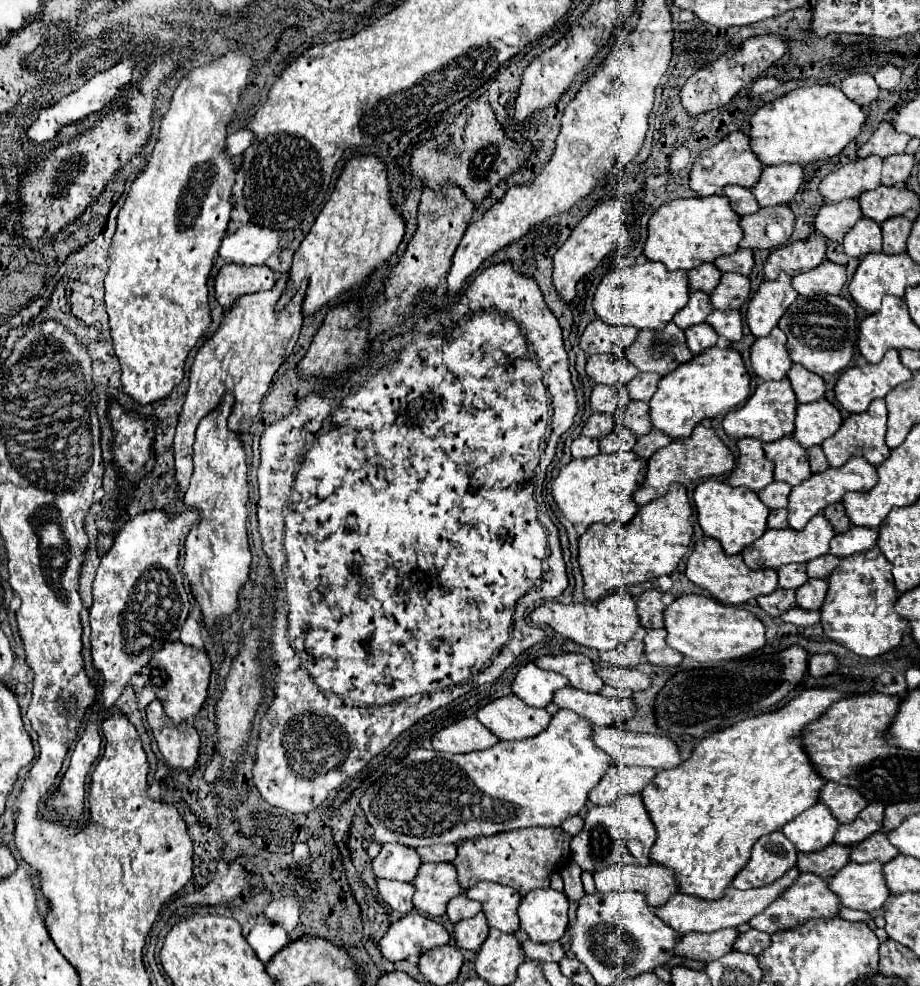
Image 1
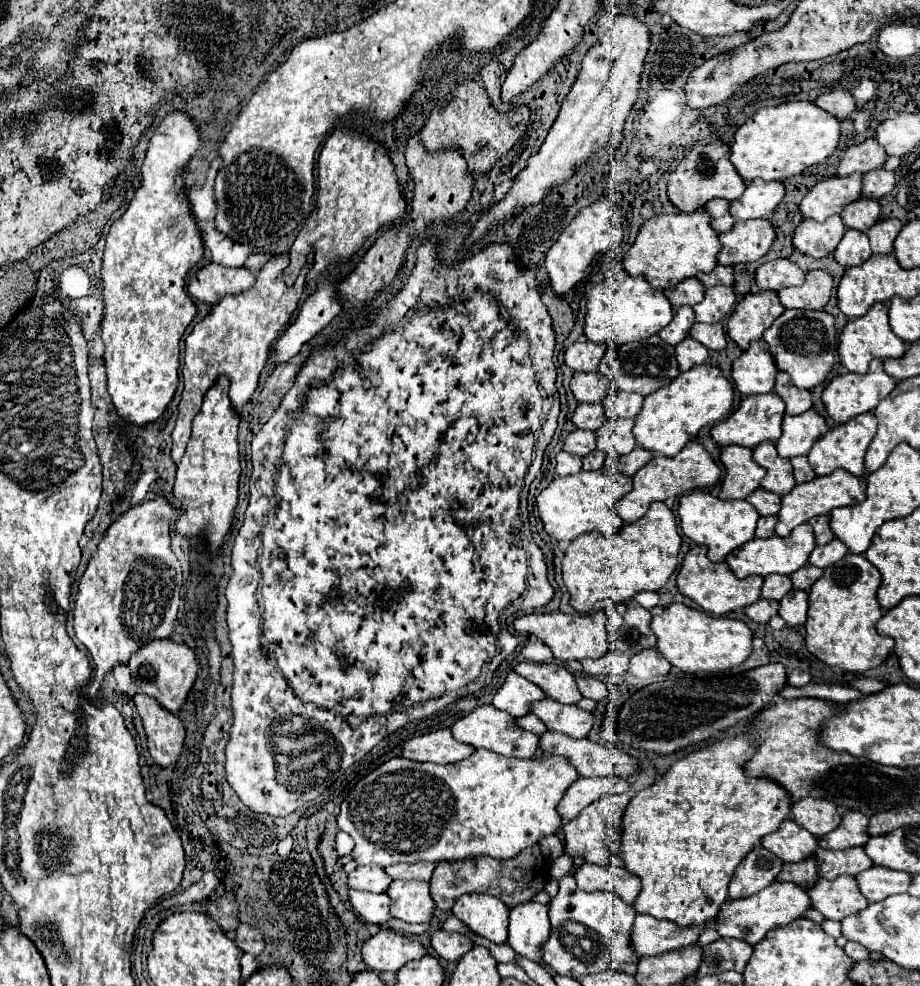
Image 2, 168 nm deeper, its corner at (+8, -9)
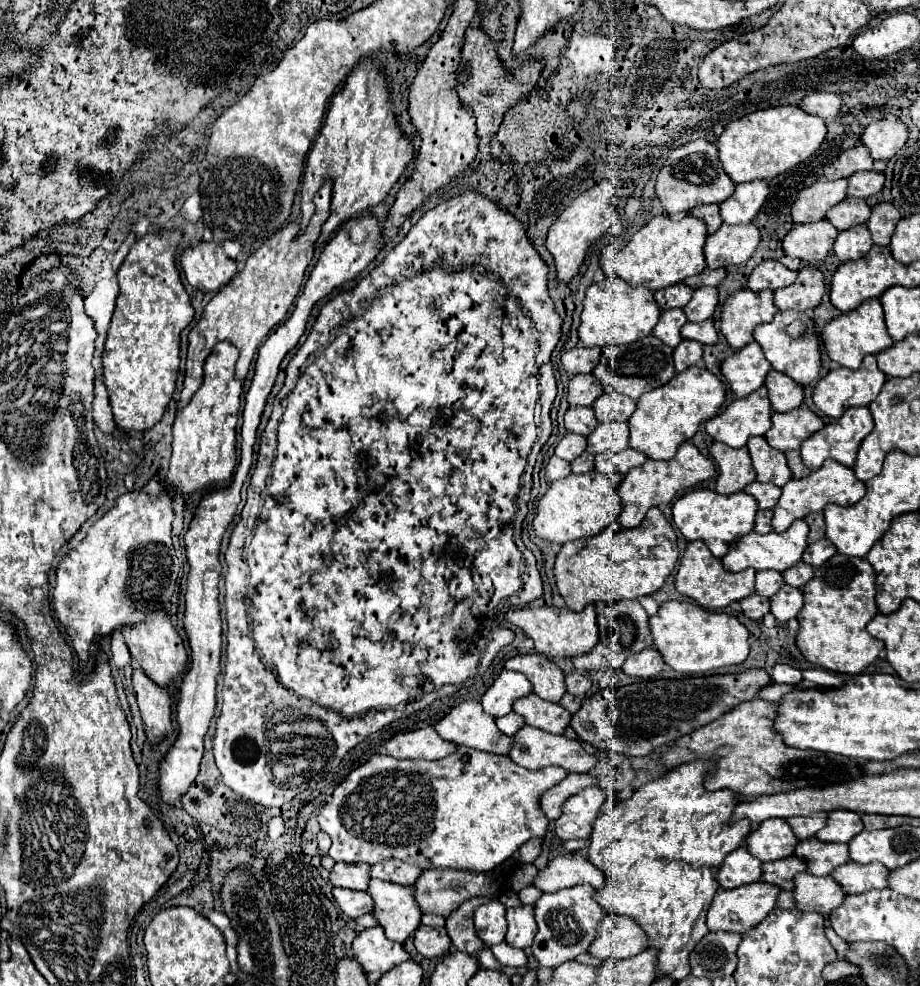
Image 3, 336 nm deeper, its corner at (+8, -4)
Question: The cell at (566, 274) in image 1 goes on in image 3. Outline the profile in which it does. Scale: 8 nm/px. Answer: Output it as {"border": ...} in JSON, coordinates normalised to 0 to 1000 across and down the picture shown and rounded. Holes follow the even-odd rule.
{"border":[[[654,183],[646,191],[637,193],[630,199],[626,199],[622,203],[622,207],[617,207],[617,211],[613,211],[613,215],[604,221],[604,225],[596,233],[593,252],[602,260],[607,284],[620,286],[628,278],[641,247],[646,247],[650,241],[654,241],[661,235],[663,227],[668,226],[667,223],[672,223],[668,222],[673,221],[672,215],[670,215],[670,210],[665,207],[667,197],[670,197],[670,187],[665,183]]]}

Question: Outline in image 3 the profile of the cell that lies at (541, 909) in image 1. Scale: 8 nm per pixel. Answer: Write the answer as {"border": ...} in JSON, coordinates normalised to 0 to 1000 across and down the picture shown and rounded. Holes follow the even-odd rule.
{"border":[[[563,919],[550,923],[550,957],[557,961],[572,963],[578,959],[578,953],[583,949],[583,933],[580,933],[580,921],[578,919]]]}

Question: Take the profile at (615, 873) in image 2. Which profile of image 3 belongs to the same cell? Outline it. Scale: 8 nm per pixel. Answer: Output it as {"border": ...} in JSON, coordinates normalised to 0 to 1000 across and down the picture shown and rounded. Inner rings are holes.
{"border":[[[615,866],[600,870],[591,882],[585,882],[585,888],[578,895],[589,905],[604,905],[611,901],[622,901],[628,897],[641,897],[643,901],[657,901],[657,886],[633,866]]]}

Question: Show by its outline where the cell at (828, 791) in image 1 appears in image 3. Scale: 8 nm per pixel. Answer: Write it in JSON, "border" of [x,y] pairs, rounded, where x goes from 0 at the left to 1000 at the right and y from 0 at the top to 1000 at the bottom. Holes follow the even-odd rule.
{"border":[[[887,824],[883,828],[861,828],[854,832],[861,840],[861,844],[870,850],[876,852],[880,848],[885,848],[891,840],[896,840],[898,836],[898,826],[896,824]]]}

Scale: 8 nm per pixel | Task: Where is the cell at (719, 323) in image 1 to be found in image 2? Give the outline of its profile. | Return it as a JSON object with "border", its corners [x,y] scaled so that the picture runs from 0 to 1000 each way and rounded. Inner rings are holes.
{"border":[[[754,328],[750,334],[750,342],[754,342],[757,346],[761,346],[765,352],[770,354],[787,354],[789,352],[789,340],[787,340],[787,332],[785,328]]]}

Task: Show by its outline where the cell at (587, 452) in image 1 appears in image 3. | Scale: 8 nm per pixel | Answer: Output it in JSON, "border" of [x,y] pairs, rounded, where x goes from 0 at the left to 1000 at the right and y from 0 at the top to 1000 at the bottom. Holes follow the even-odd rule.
{"border":[[[600,462],[593,471],[593,485],[598,489],[602,489],[602,487],[609,487],[615,483],[620,483],[620,471],[607,462]]]}

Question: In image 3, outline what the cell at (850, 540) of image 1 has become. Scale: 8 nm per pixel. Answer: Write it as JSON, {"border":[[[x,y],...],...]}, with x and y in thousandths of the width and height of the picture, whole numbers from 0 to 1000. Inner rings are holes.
{"border":[[[893,546],[893,548],[889,548],[889,550],[883,550],[883,552],[878,552],[878,556],[874,558],[874,564],[872,564],[872,568],[876,570],[876,572],[880,572],[880,574],[891,574],[891,572],[896,572],[900,566],[904,566],[909,562],[909,558],[907,558],[907,554],[898,548],[898,546]]]}

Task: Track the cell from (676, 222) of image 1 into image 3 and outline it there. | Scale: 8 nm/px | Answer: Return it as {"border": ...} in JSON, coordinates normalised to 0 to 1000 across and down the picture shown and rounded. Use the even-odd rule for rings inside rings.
{"border":[[[711,219],[702,229],[698,229],[685,245],[672,254],[654,256],[654,272],[659,280],[674,282],[687,290],[702,290],[704,294],[713,296],[726,292],[730,288],[741,286],[748,280],[757,280],[767,272],[765,266],[765,245],[767,245],[767,227],[757,223],[754,219],[743,221],[728,221],[728,219]]]}

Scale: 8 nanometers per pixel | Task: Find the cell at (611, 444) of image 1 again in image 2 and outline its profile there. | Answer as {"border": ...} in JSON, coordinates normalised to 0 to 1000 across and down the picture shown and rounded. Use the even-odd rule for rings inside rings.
{"border":[[[648,455],[648,457],[639,459],[639,461],[633,466],[633,468],[635,468],[633,476],[652,476],[652,474],[657,474],[657,466],[659,466],[659,459],[652,457],[652,455]]]}

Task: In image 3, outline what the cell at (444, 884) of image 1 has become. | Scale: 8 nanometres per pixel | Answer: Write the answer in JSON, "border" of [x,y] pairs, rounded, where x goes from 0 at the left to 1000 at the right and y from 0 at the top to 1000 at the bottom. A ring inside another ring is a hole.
{"border":[[[402,892],[398,905],[407,913],[404,929],[417,941],[422,953],[439,957],[441,951],[457,939],[457,921],[450,913],[448,899]]]}

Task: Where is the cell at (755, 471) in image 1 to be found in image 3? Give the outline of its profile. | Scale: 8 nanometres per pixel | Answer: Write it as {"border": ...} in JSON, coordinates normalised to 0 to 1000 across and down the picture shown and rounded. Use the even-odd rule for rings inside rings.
{"border":[[[776,448],[770,454],[772,462],[780,473],[778,499],[780,501],[798,501],[809,497],[815,489],[820,489],[822,481],[815,471],[813,454],[793,454],[785,448]]]}

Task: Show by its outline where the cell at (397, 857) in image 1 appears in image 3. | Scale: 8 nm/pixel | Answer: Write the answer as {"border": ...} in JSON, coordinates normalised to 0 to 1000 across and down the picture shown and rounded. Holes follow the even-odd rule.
{"border":[[[365,874],[359,882],[359,897],[380,903],[398,903],[400,901],[400,876],[374,876]]]}

